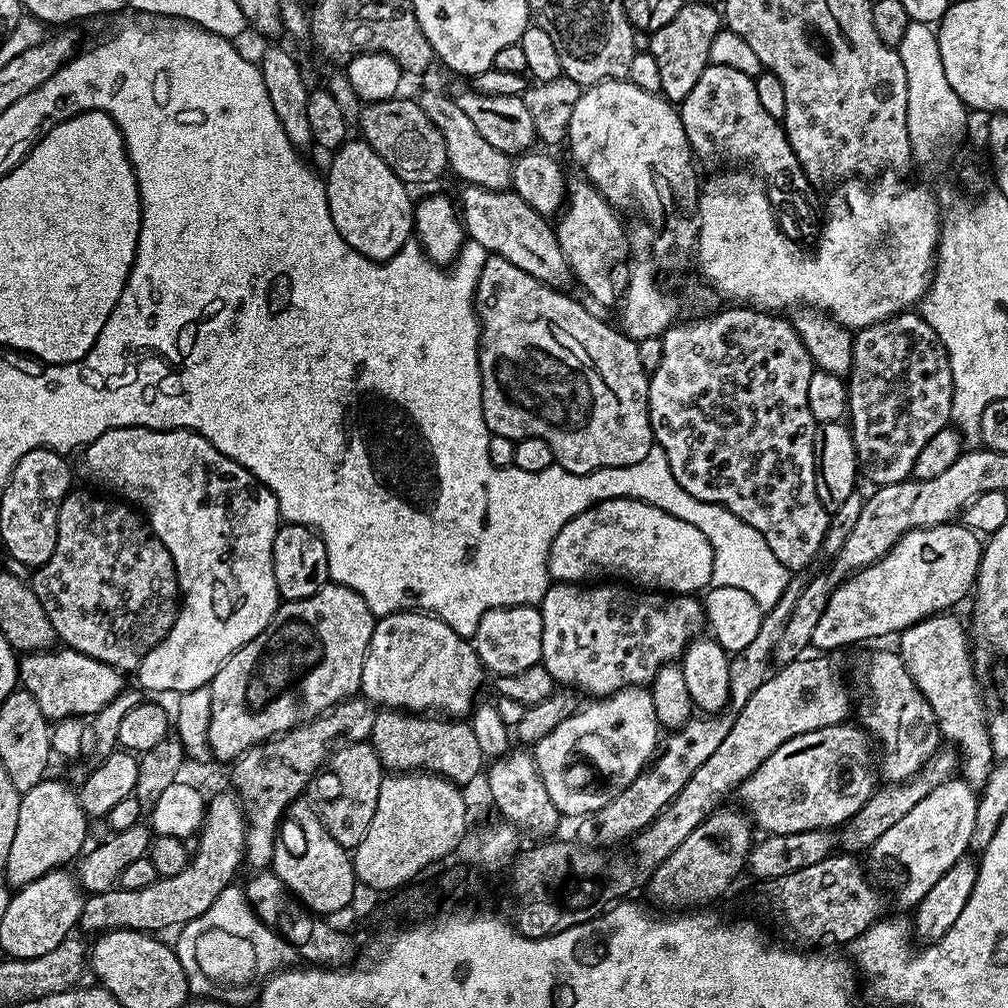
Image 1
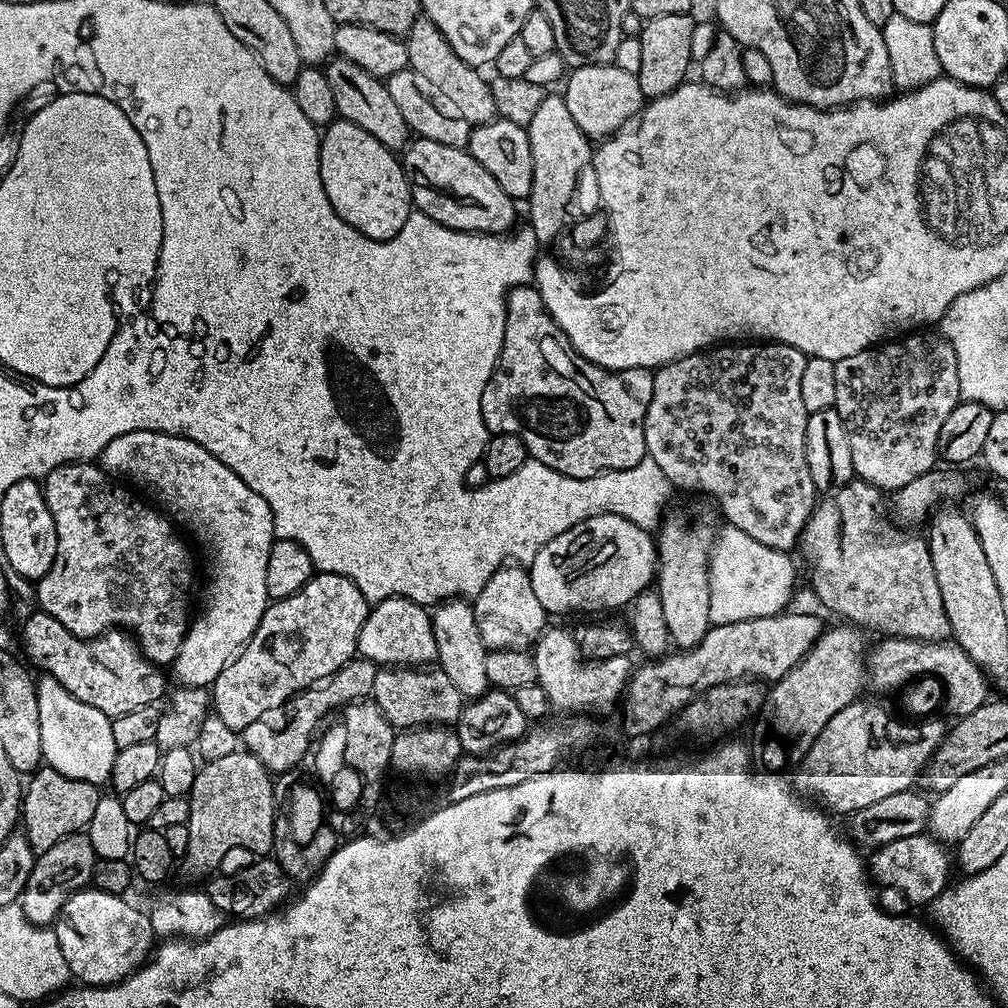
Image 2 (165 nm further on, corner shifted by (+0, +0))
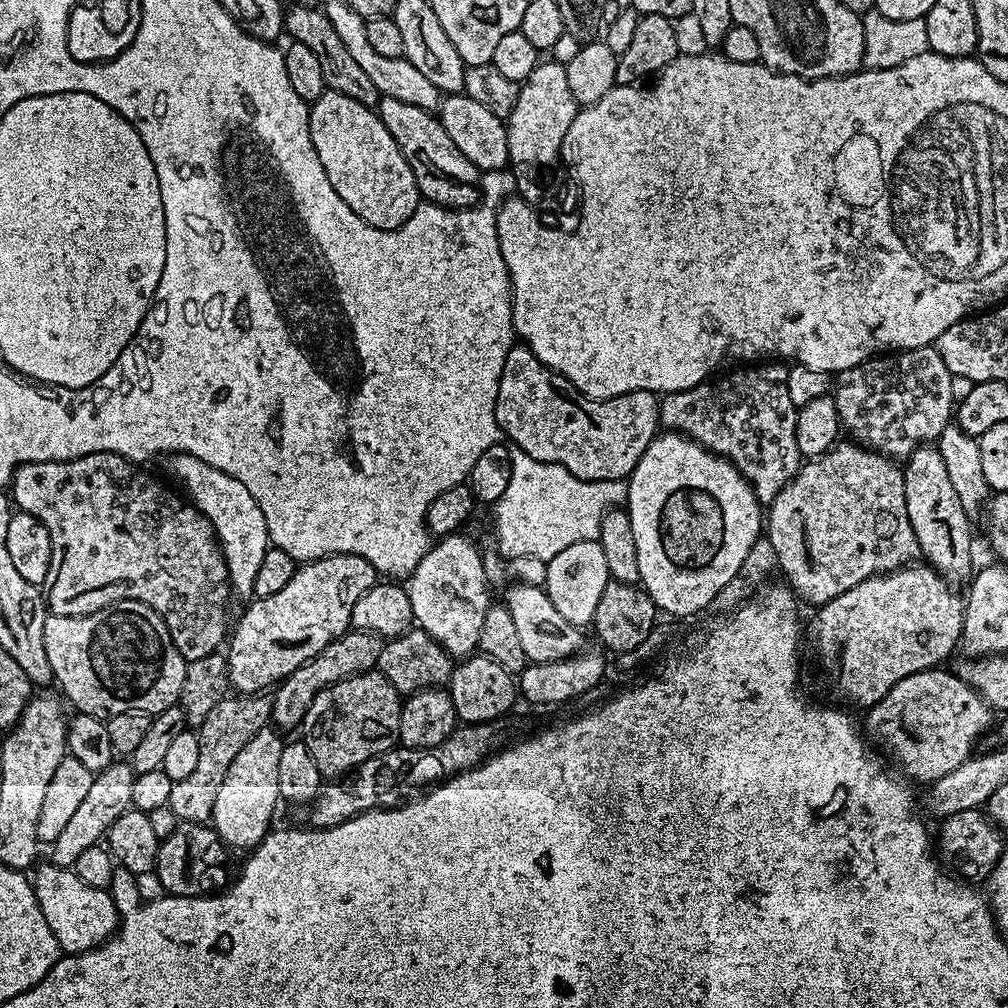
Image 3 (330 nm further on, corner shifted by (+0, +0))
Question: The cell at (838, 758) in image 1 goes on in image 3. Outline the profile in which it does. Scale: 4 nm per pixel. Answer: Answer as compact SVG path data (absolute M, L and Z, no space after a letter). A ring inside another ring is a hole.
M944 666L927 668L925 672L902 678L902 682L898 682L886 698L866 712L867 739L889 761L892 759L909 781L921 786L933 784L969 760L977 751L980 735L991 726L994 717L988 703L966 682L962 682L955 671L948 669L947 672L946 669Z

